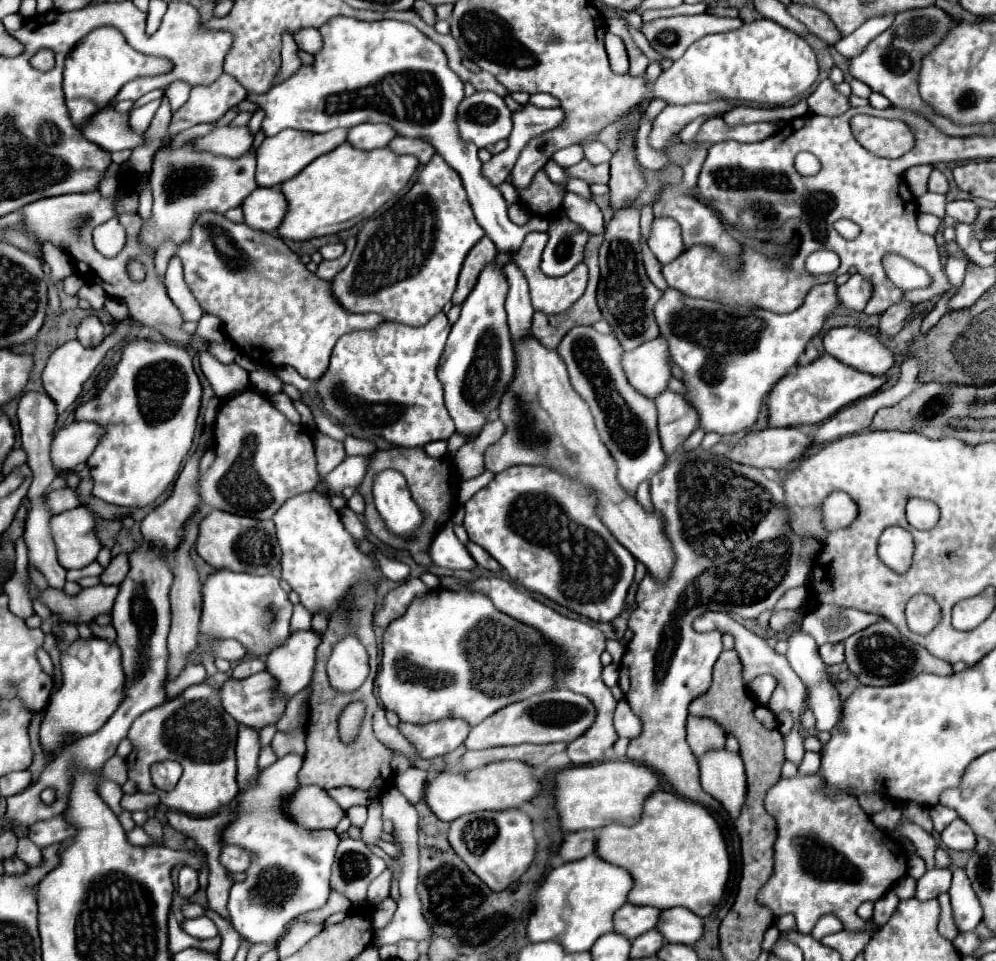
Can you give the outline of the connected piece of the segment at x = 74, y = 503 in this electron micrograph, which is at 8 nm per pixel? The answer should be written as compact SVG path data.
M66 487L66 489L56 489L56 491L48 493L44 497L44 503L54 515L58 515L58 513L64 513L64 511L70 511L70 509L78 507L80 505L80 497L78 497L76 489Z

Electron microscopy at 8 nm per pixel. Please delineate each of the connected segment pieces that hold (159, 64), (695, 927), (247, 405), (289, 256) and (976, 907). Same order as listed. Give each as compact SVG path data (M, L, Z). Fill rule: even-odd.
M104 25L94 31L90 31L68 55L66 69L64 69L64 97L66 107L70 111L70 119L76 127L80 127L96 109L102 109L102 105L108 105L108 101L114 101L114 95L132 79L138 77L160 77L172 71L172 61L162 57L150 57L134 51L126 41L124 35L112 27Z
M670 907L660 911L656 929L670 943L694 945L702 935L702 917L696 917L686 907Z
M252 389L228 399L214 425L216 459L200 475L198 493L206 509L220 509L236 515L248 515L260 521L272 515L298 493L310 491L318 483L314 443L302 425L290 423L276 411L268 399Z
M204 213L192 227L192 235L188 243L180 245L176 255L184 265L184 281L190 287L192 295L204 309L204 313L220 317L228 337L240 349L240 353L248 355L256 363L294 367L302 377L318 383L322 375L328 371L330 353L336 341L350 331L358 329L374 329L384 319L378 313L350 313L336 301L332 293L332 281L324 281L310 273L300 257L288 249L288 245L272 233L256 231L246 223L232 223L224 215Z
M956 869L958 875L954 875L954 881L952 881L952 887L950 887L950 901L952 901L952 915L954 915L954 923L958 927L960 933L968 933L968 931L974 931L980 923L980 903L978 903L978 897L976 893L972 893L972 885L964 873L964 869Z

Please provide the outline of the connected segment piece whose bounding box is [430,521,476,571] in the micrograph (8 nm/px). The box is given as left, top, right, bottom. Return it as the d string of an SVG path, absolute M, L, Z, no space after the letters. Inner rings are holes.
M450 521L436 533L436 537L430 545L430 557L436 565L450 569L450 571L460 571L460 569L472 571L472 569L476 569L476 561L472 559L472 555L466 551L466 547L454 535Z

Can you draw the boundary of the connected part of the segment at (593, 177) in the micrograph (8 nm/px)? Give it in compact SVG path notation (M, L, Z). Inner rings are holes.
M582 159L580 163L568 167L566 173L568 173L568 177L582 179L588 185L592 185L592 183L608 183L608 177L610 177L608 169L610 169L608 165L592 165L590 161Z

